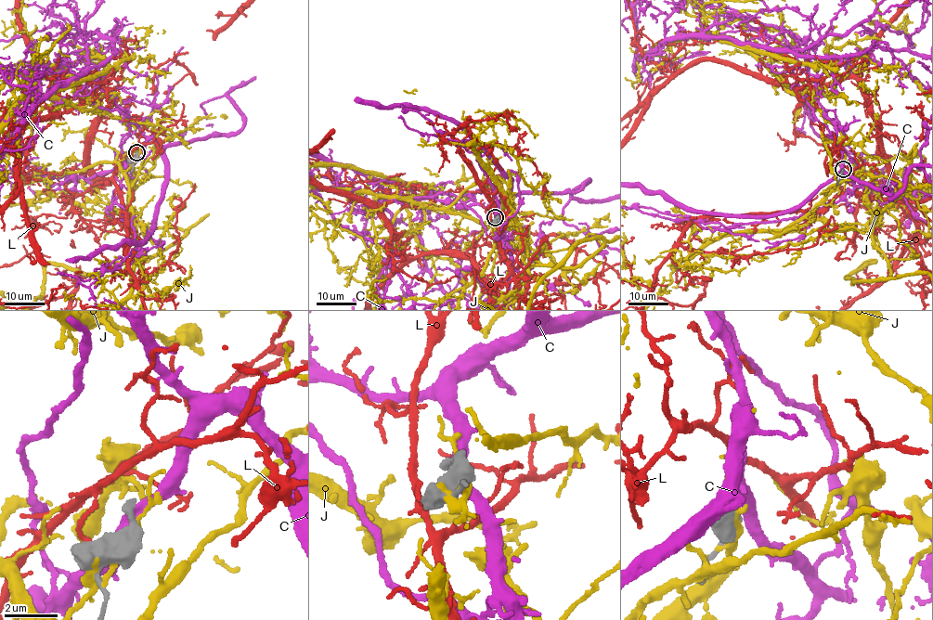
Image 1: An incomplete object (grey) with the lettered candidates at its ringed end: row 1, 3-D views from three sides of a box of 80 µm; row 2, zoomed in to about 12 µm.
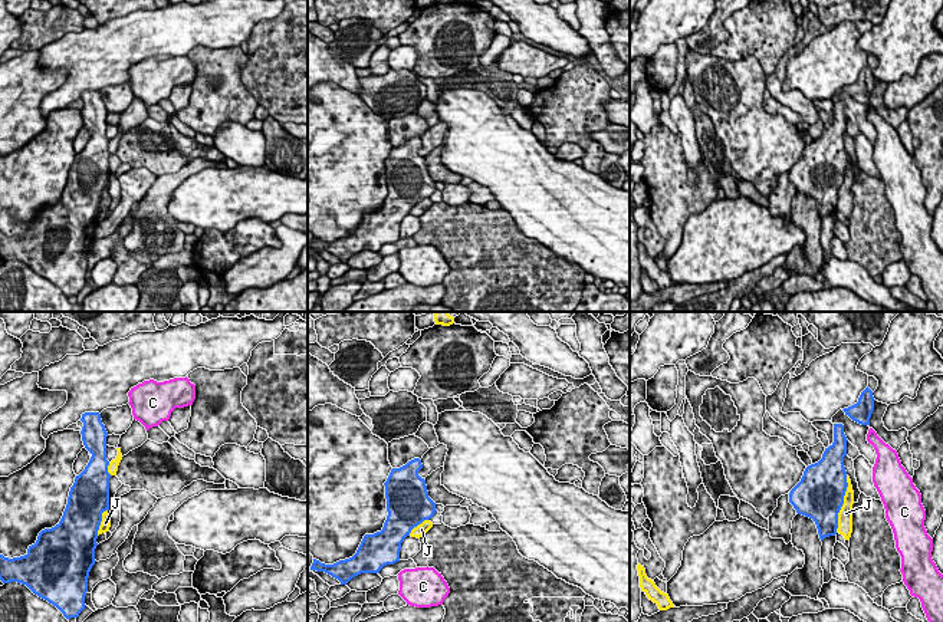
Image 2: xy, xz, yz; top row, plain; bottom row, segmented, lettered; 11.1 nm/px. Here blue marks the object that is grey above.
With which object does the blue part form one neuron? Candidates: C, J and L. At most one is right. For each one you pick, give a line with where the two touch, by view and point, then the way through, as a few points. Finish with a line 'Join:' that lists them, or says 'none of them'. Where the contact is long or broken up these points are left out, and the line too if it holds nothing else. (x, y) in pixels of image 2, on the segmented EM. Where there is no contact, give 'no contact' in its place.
Join: none of them

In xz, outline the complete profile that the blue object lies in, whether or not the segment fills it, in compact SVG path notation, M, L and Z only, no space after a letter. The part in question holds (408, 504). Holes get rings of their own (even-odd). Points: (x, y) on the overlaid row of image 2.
M420 458L392 468L384 483L388 516L382 530L365 534L352 557L334 565L313 559L310 570L325 572L346 585L361 573L380 573L384 566L400 562L404 539L437 511L436 503L428 497L426 480L418 475L421 468Z

